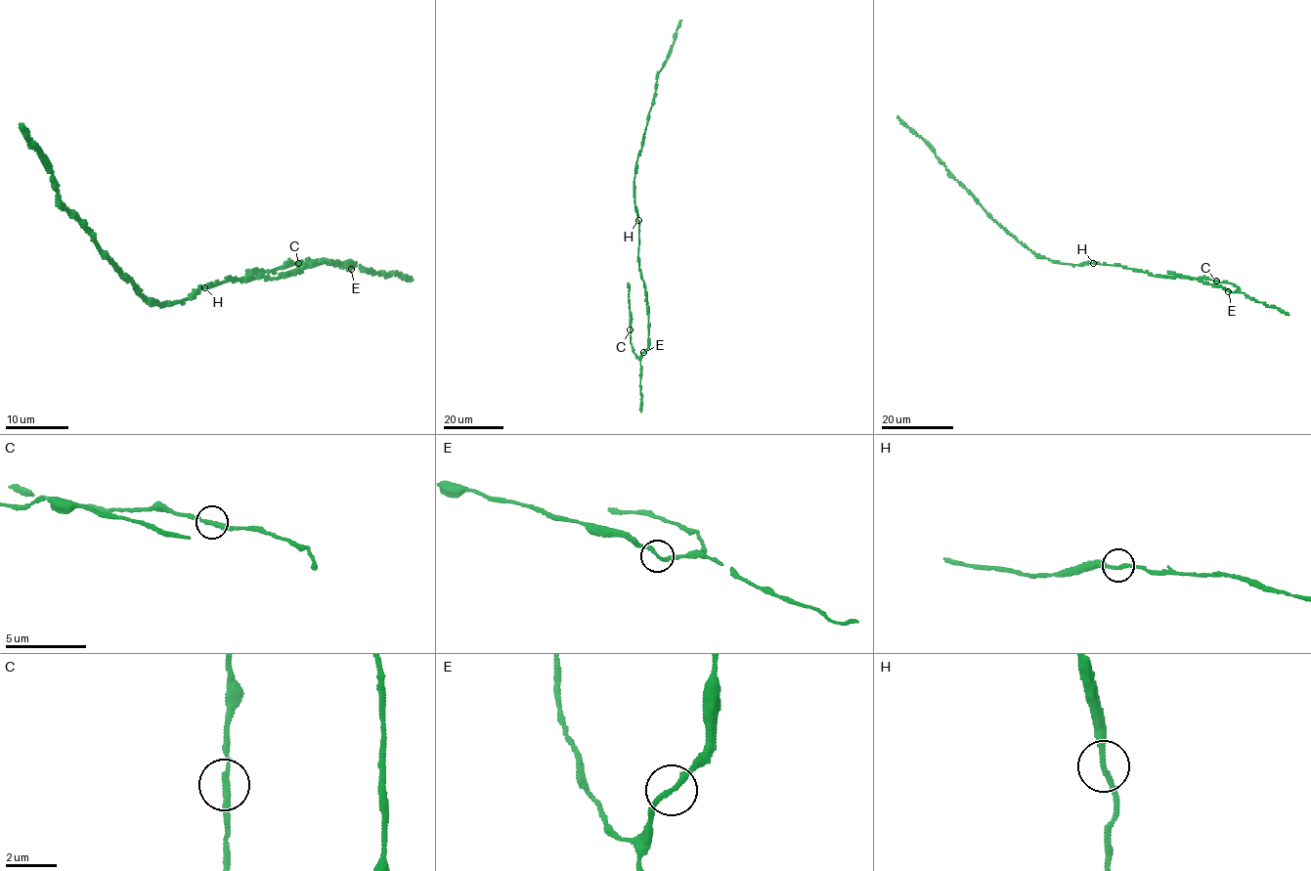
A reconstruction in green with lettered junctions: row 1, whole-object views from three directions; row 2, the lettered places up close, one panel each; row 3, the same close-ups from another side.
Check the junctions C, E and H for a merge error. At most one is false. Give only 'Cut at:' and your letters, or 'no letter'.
Cut at: no letter

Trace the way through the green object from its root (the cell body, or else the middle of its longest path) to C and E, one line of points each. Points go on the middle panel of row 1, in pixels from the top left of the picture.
C: (637, 220), (638, 267), (644, 283), (649, 330), (648, 347), (639, 358), (631, 344), (631, 330)
E: (637, 220), (638, 267), (644, 283), (649, 330), (648, 347), (643, 352)

